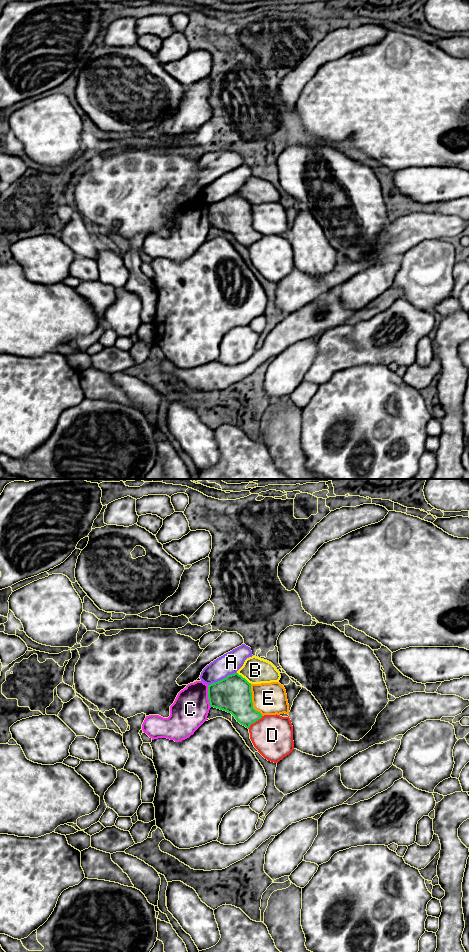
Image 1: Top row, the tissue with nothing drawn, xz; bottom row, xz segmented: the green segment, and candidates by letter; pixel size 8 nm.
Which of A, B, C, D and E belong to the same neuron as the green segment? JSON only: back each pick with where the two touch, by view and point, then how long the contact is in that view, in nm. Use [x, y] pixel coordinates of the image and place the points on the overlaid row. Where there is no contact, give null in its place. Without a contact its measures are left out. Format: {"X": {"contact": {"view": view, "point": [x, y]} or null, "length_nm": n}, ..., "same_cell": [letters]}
{"same_cell": []}

